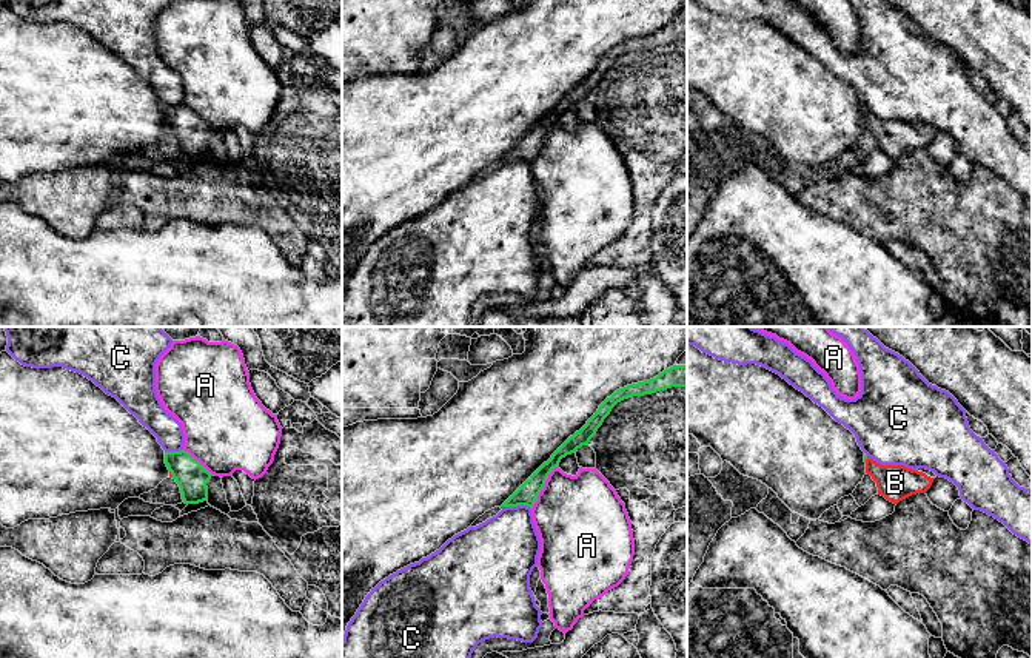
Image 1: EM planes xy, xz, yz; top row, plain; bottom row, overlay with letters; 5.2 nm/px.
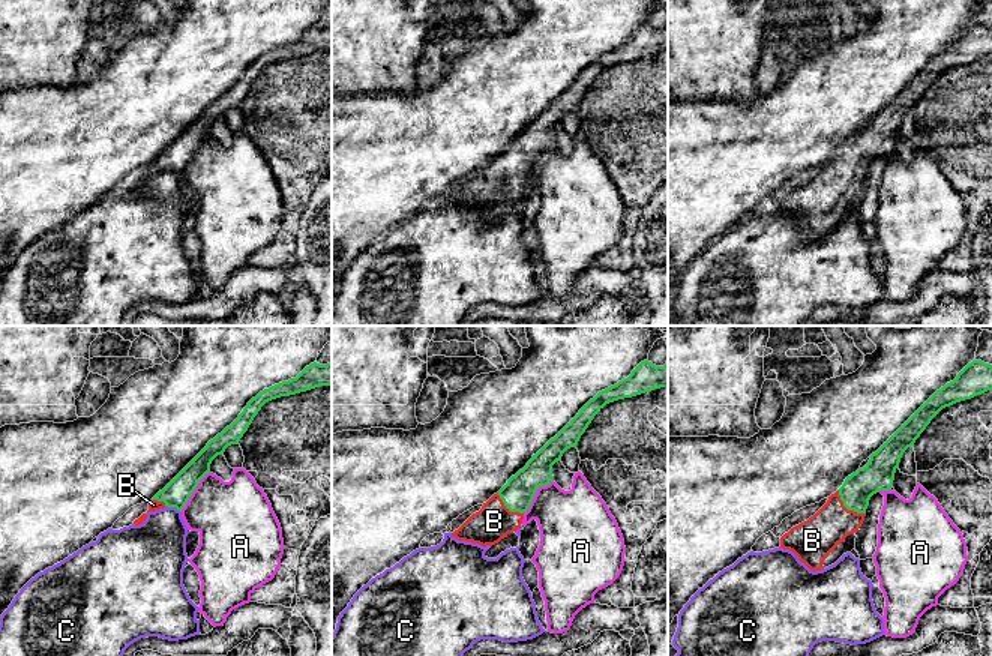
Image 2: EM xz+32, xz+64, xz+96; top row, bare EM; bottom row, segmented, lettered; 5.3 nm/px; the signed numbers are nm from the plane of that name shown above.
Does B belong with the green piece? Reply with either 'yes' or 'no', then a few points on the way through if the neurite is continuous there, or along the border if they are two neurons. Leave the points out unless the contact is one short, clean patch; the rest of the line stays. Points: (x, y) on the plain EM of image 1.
yes; runs through xy (191, 131), (188, 128), (171, 128), (170, 127)

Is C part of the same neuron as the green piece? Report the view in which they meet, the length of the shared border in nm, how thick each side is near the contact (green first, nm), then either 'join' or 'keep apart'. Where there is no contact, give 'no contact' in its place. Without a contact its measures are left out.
xz | 140 nm | 110/360 nm | keep apart

